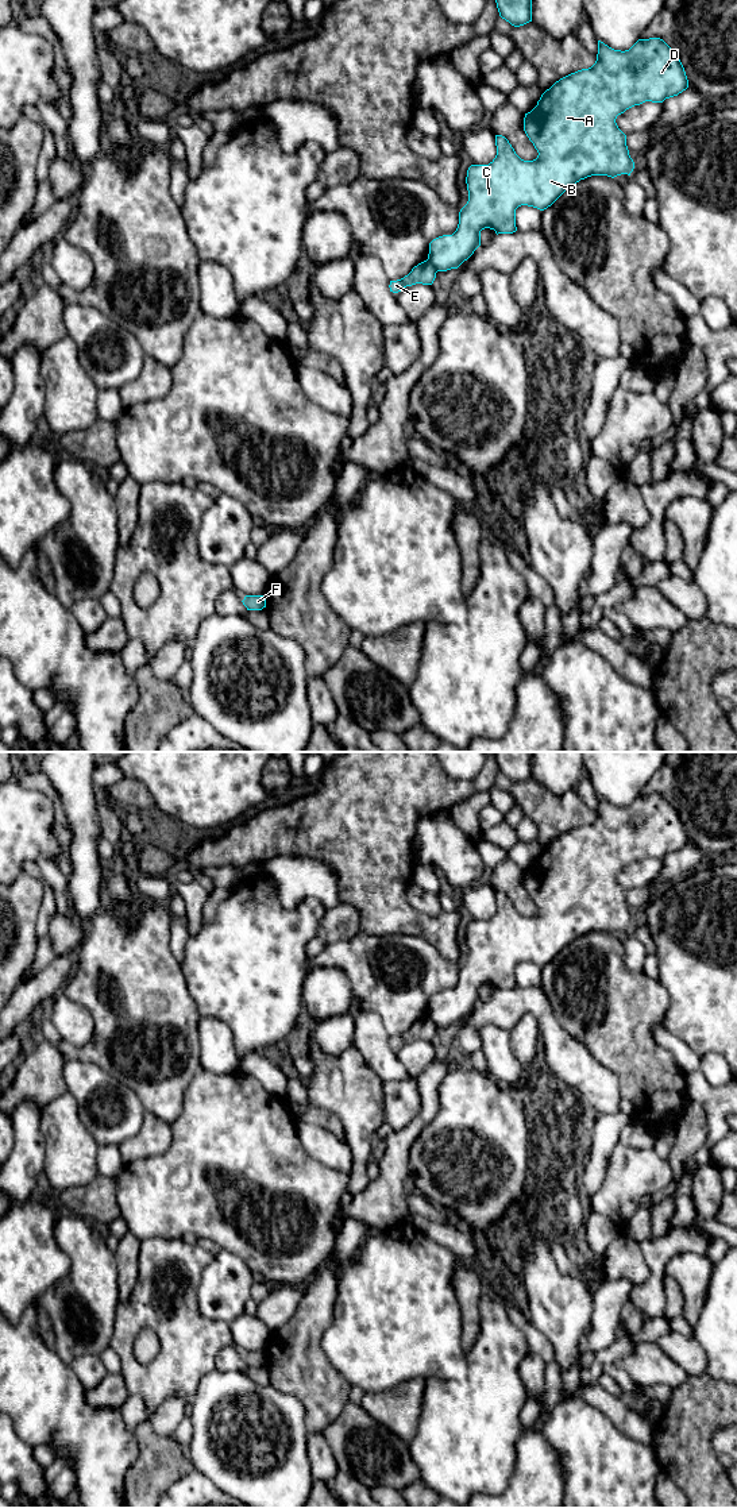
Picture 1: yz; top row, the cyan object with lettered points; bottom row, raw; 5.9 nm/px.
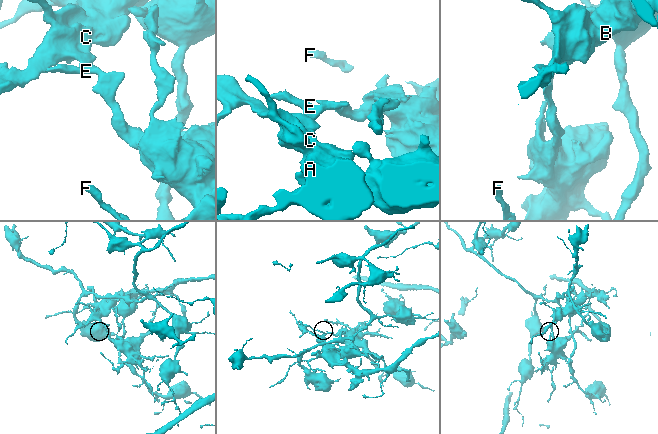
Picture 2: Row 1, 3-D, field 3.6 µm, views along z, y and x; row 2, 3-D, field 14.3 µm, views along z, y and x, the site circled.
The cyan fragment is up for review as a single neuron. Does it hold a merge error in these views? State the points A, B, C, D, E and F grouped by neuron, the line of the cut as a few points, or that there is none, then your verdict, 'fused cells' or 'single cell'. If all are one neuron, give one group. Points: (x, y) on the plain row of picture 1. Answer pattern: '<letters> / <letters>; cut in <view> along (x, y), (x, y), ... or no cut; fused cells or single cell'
A B C D / E F; cut in yz along (427, 1015), (436, 1028); fused cells

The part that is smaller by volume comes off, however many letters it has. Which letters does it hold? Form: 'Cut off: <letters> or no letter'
Cut off: A, B, C, D

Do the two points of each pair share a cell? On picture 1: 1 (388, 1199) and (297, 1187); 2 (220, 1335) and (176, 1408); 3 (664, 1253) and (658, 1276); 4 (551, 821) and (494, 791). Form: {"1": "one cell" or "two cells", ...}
{"1": "two cells", "2": "two cells", "3": "one cell", "4": "two cells"}

